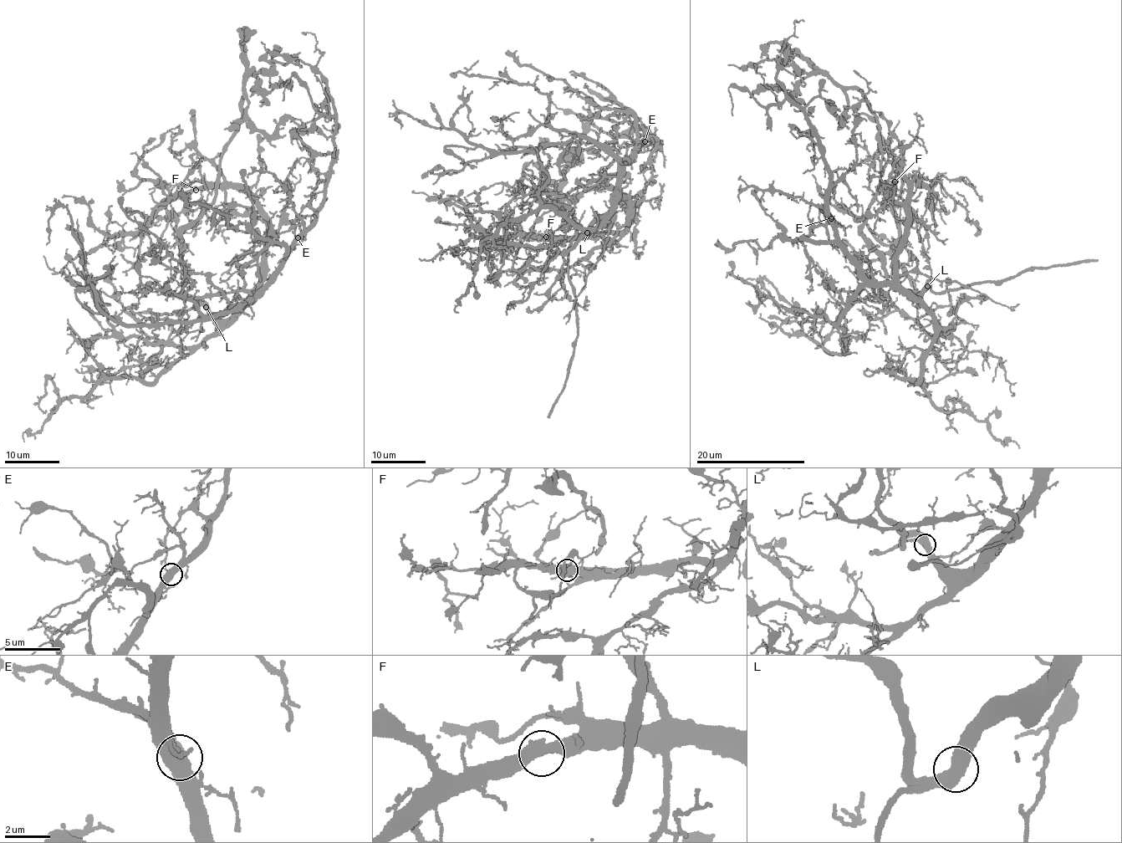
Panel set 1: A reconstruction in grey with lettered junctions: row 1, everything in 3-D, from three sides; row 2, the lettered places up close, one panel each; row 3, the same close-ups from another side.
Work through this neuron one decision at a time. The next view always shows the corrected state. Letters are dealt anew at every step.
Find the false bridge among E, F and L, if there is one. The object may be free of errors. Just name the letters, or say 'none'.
none

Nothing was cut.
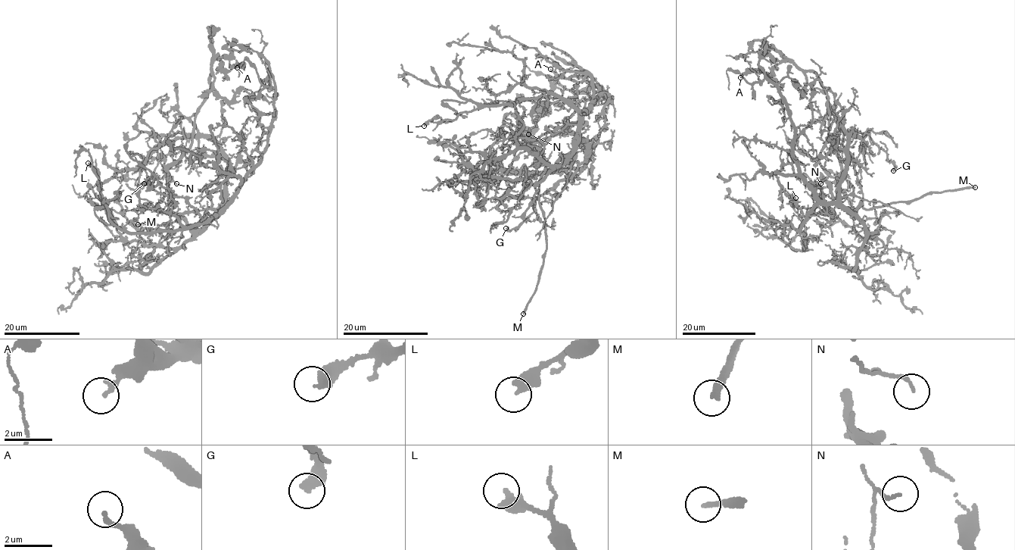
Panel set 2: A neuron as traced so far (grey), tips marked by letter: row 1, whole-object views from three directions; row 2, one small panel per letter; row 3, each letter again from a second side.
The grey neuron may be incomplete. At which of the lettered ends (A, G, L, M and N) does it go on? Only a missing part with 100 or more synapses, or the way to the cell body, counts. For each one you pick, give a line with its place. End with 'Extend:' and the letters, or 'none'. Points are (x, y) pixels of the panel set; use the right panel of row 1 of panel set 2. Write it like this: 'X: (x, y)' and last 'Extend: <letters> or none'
M: (975, 187)
Extend: M

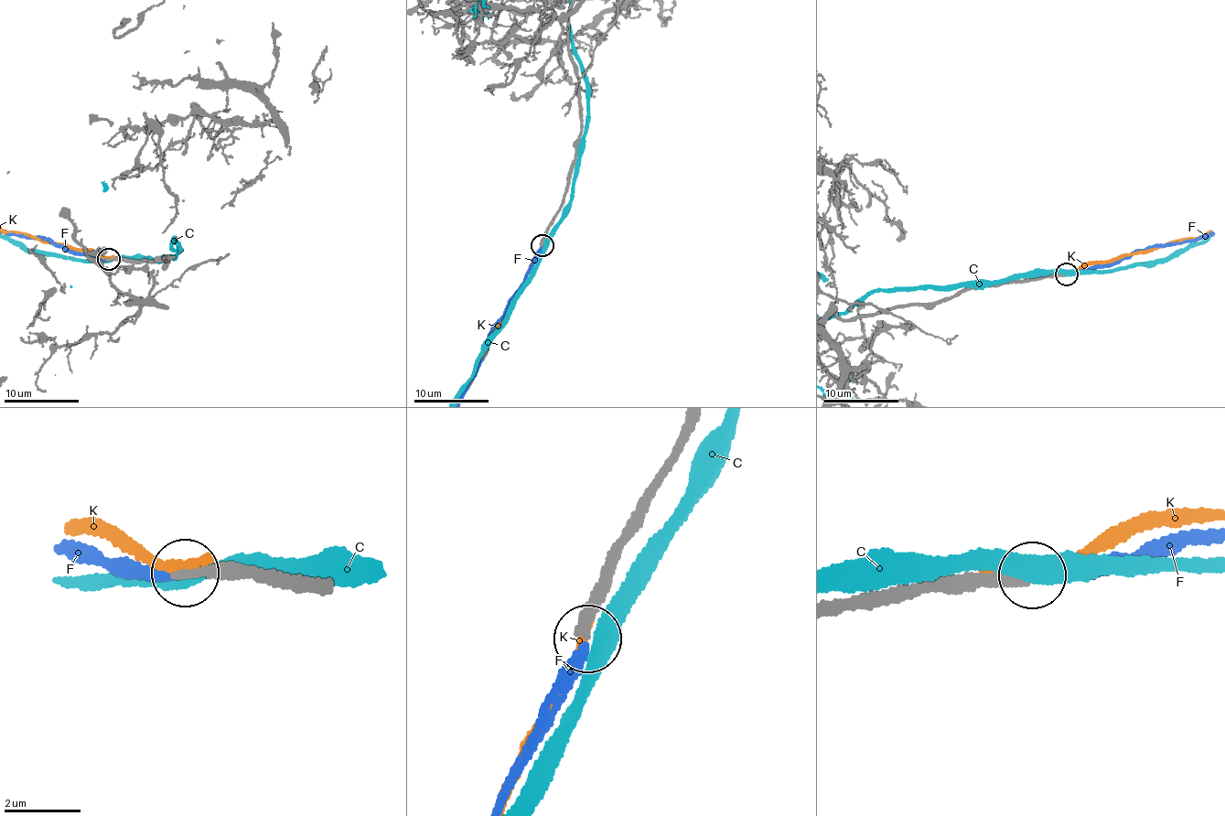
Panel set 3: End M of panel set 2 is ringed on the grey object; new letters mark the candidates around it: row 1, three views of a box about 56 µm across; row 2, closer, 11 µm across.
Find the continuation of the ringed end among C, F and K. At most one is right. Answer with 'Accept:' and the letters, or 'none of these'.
Accept: F

